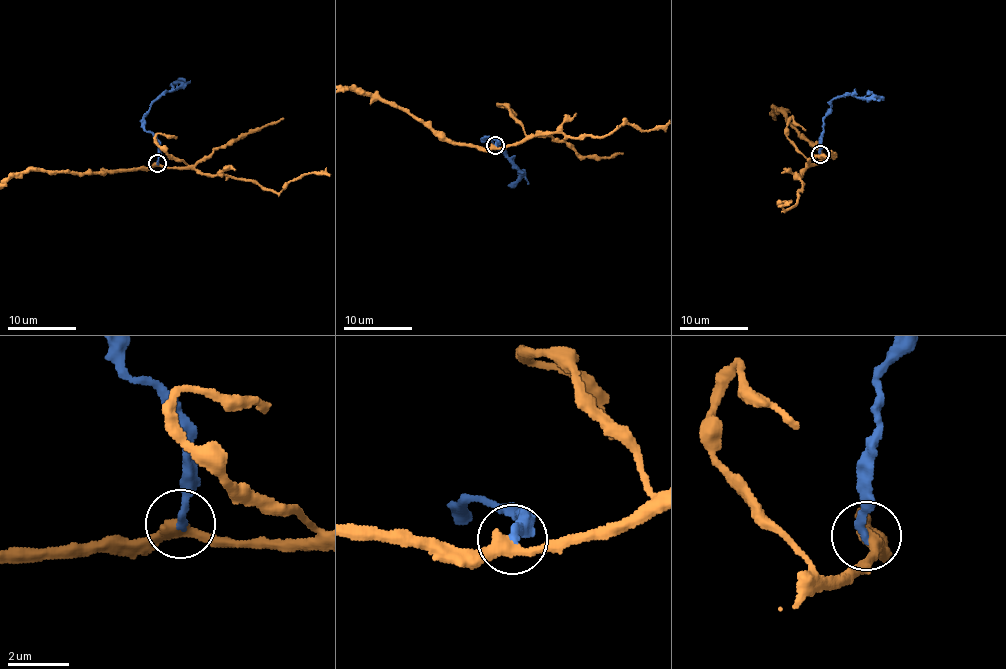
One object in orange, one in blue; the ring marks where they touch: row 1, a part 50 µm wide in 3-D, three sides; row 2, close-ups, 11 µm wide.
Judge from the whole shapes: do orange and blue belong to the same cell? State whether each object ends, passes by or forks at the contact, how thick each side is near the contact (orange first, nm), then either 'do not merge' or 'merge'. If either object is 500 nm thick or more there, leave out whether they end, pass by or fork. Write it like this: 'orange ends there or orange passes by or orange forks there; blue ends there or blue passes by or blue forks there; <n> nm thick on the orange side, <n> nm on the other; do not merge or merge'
orange passes by; blue ends there; 400 nm thick on the orange side, 240 nm on the other; do not merge

